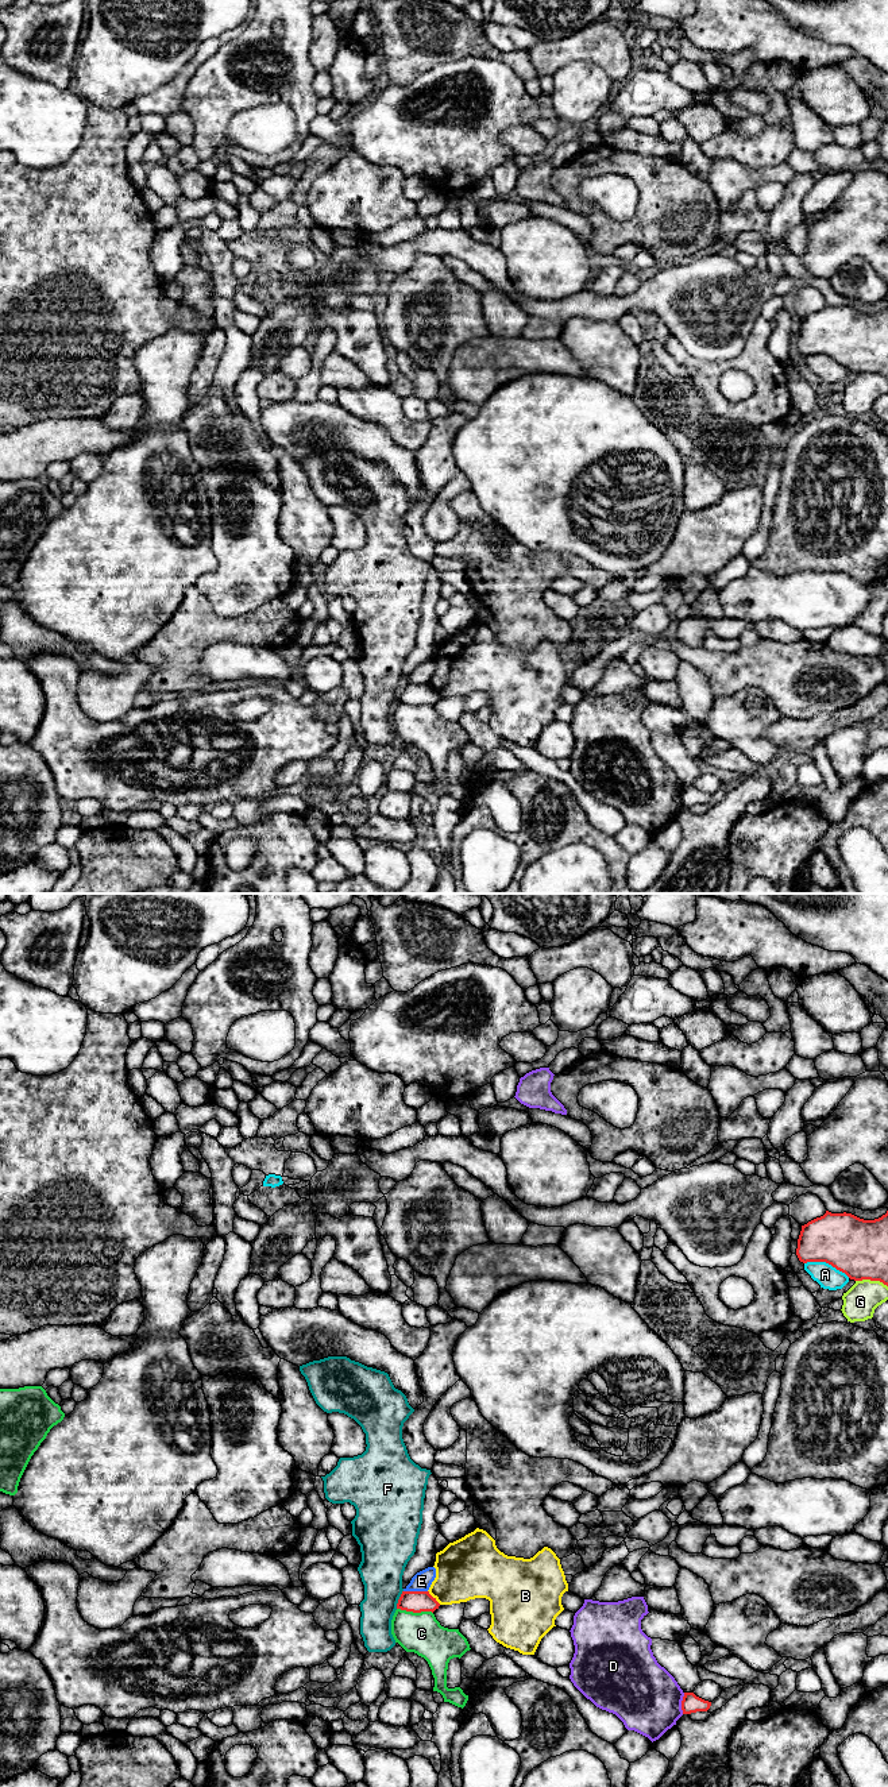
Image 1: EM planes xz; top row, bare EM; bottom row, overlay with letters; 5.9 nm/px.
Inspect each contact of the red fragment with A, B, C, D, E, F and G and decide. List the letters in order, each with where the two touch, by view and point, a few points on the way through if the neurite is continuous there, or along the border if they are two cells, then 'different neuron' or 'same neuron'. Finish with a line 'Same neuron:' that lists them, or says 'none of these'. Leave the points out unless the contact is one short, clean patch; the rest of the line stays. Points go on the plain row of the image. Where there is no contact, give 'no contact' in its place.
A: meets red in xz at (827, 355); different neuron
B: meets red in xz at (432, 690); different neuron
C: meets red in xz at (414, 705); different neuron
D: meets red in xz at (682, 796); different neuron
E: meets red in xz at (416, 684); border along xz (404, 683), (427, 684); different neuron
F: meets red in xz at (398, 693); different neuron
G: meets red in xz at (872, 373); different neuron
Same neuron: none of these

